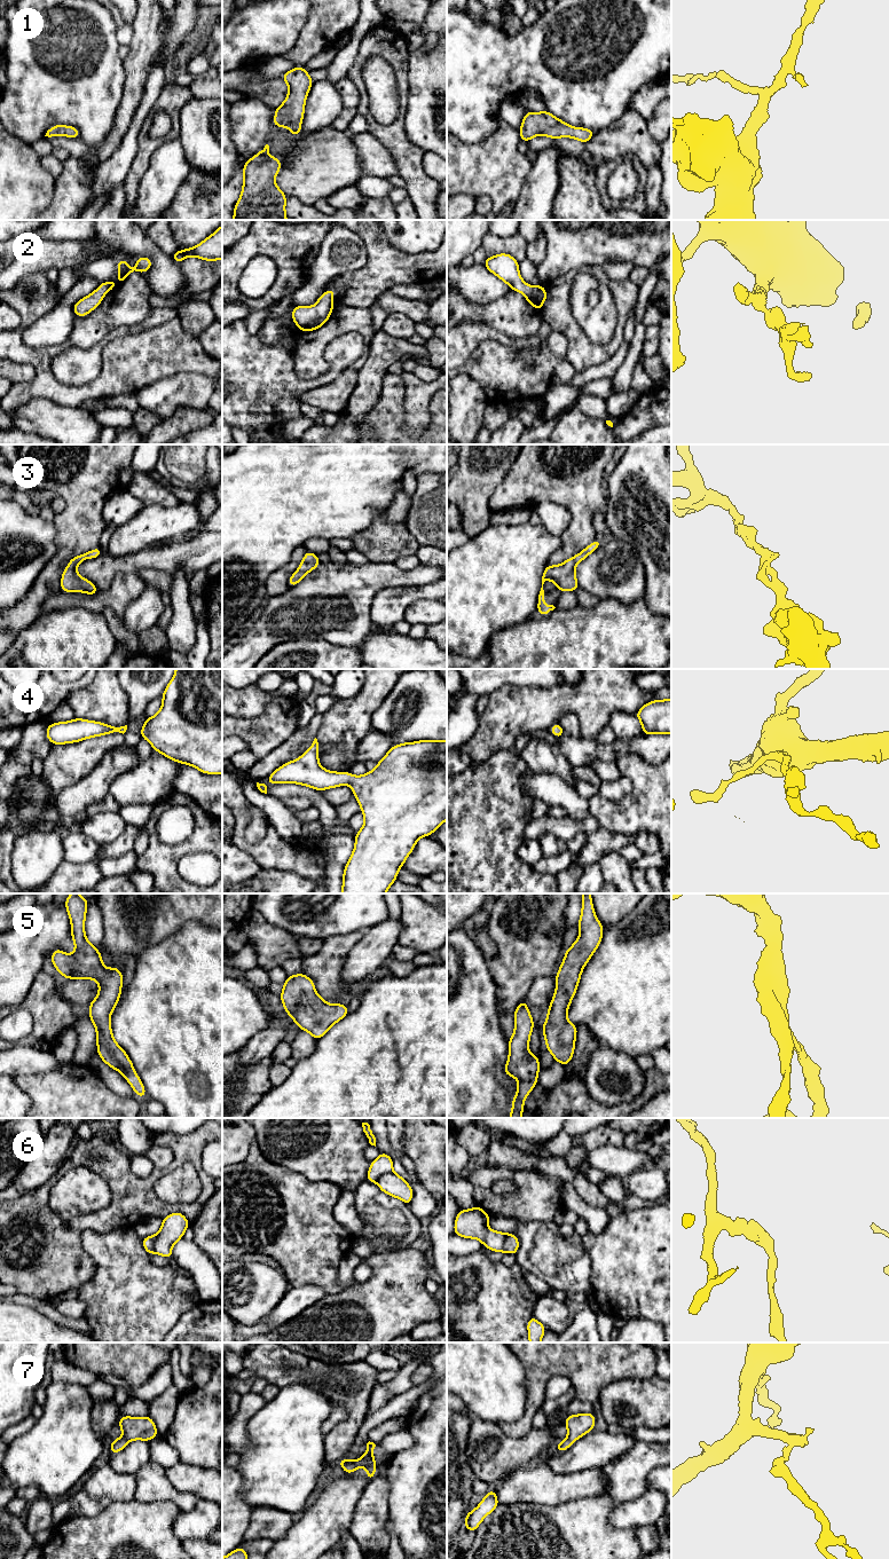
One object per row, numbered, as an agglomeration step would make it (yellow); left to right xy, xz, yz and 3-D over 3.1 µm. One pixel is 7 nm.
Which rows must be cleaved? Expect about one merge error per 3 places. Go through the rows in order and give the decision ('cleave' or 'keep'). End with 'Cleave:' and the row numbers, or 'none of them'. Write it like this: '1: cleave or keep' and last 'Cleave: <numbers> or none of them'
1: keep
2: keep
3: keep
4: keep
5: keep
6: cleave
7: keep
Cleave: 6

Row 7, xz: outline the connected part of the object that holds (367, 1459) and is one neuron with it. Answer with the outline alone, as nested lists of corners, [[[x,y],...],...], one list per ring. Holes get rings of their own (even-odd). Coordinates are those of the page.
[[[373,1442],[367,1443],[367,1451],[360,1459],[354,1459],[349,1462],[346,1457],[338,1460],[337,1463],[344,1469],[345,1473],[352,1474],[362,1465],[367,1469],[367,1480],[370,1481],[376,1474],[376,1460],[373,1459],[373,1449],[376,1444]]]

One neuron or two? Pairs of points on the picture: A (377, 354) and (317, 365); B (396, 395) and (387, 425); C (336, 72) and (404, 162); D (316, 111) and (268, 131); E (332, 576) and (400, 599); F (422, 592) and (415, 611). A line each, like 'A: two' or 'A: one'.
A: two
B: one
C: two
D: one
E: two
F: two

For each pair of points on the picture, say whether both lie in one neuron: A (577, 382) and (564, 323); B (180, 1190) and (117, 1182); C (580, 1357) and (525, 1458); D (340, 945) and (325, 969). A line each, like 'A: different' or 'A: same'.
A: different
B: different
C: different
D: same

